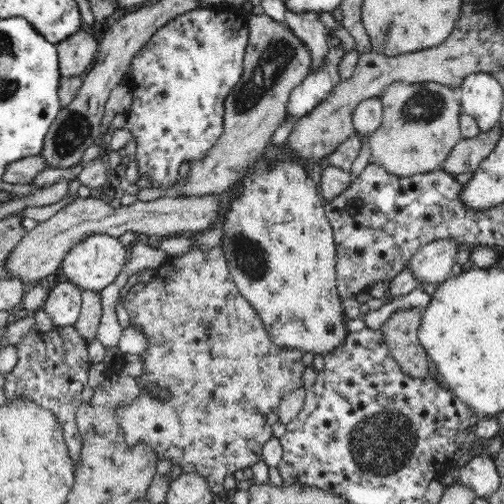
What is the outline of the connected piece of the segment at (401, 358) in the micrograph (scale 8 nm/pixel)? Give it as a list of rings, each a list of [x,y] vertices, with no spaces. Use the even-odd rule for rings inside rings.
[[[412,307],[395,312],[381,326],[382,336],[402,372],[412,378],[426,378],[428,357],[418,341],[422,309]]]

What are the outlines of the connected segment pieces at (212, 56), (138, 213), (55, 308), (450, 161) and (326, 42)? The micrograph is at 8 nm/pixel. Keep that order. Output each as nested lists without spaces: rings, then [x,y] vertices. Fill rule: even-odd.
[[[220,3],[209,9],[192,9],[176,16],[152,35],[133,58],[133,79],[129,88],[136,91],[136,96],[126,112],[127,121],[124,126],[135,136],[136,160],[143,184],[169,189],[176,183],[182,160],[198,160],[206,150],[210,150],[210,146],[214,146],[222,134],[224,102],[242,76],[248,38],[247,16],[240,14],[240,8],[230,9]]]
[[[167,195],[154,201],[137,201],[132,205],[114,208],[110,203],[95,197],[74,199],[45,222],[37,223],[10,253],[5,269],[22,282],[36,282],[60,269],[68,251],[82,239],[94,234],[106,234],[120,238],[127,232],[158,237],[174,236],[185,231],[210,229],[220,210],[218,195],[204,197],[180,197]]]
[[[65,280],[52,289],[42,308],[56,327],[65,327],[73,326],[78,320],[81,306],[80,288]]]
[[[497,124],[488,132],[478,133],[474,138],[458,141],[448,158],[440,164],[439,169],[451,175],[474,172],[480,162],[494,150],[498,138],[501,137],[500,134],[502,134],[500,125]]]
[[[287,11],[285,20],[288,29],[310,51],[309,73],[319,71],[325,65],[330,50],[331,35],[320,21],[319,14],[310,13],[299,16]]]

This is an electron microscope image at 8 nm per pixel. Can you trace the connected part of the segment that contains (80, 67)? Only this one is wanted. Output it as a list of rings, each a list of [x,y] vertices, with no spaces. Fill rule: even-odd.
[[[82,29],[56,43],[60,76],[73,77],[87,72],[96,58],[98,46],[94,37]]]

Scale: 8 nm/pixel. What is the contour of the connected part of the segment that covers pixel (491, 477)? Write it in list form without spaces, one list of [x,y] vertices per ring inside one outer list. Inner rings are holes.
[[[475,455],[461,470],[461,473],[453,473],[448,470],[441,476],[442,482],[446,485],[453,479],[463,482],[476,494],[476,497],[487,499],[496,491],[500,478],[495,468],[495,462],[487,455]]]

